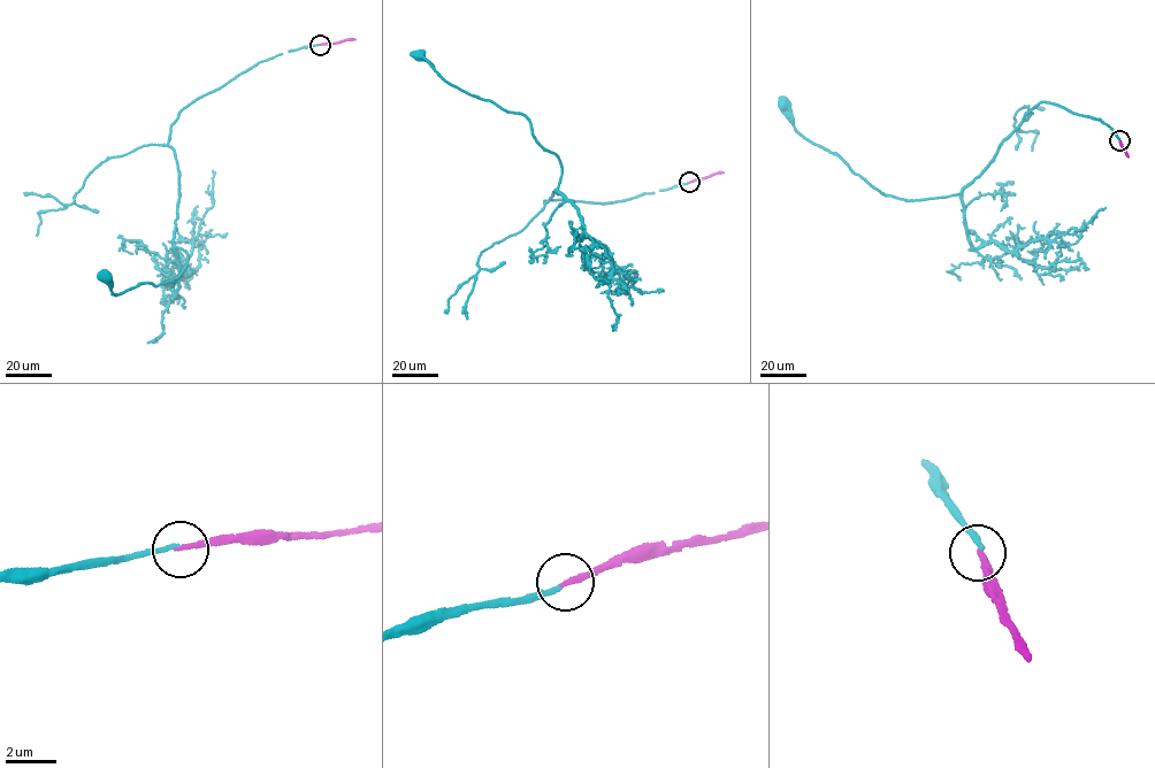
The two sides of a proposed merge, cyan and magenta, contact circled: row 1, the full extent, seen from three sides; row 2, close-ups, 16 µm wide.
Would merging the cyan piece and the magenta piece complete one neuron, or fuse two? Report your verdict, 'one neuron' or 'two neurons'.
two neurons

